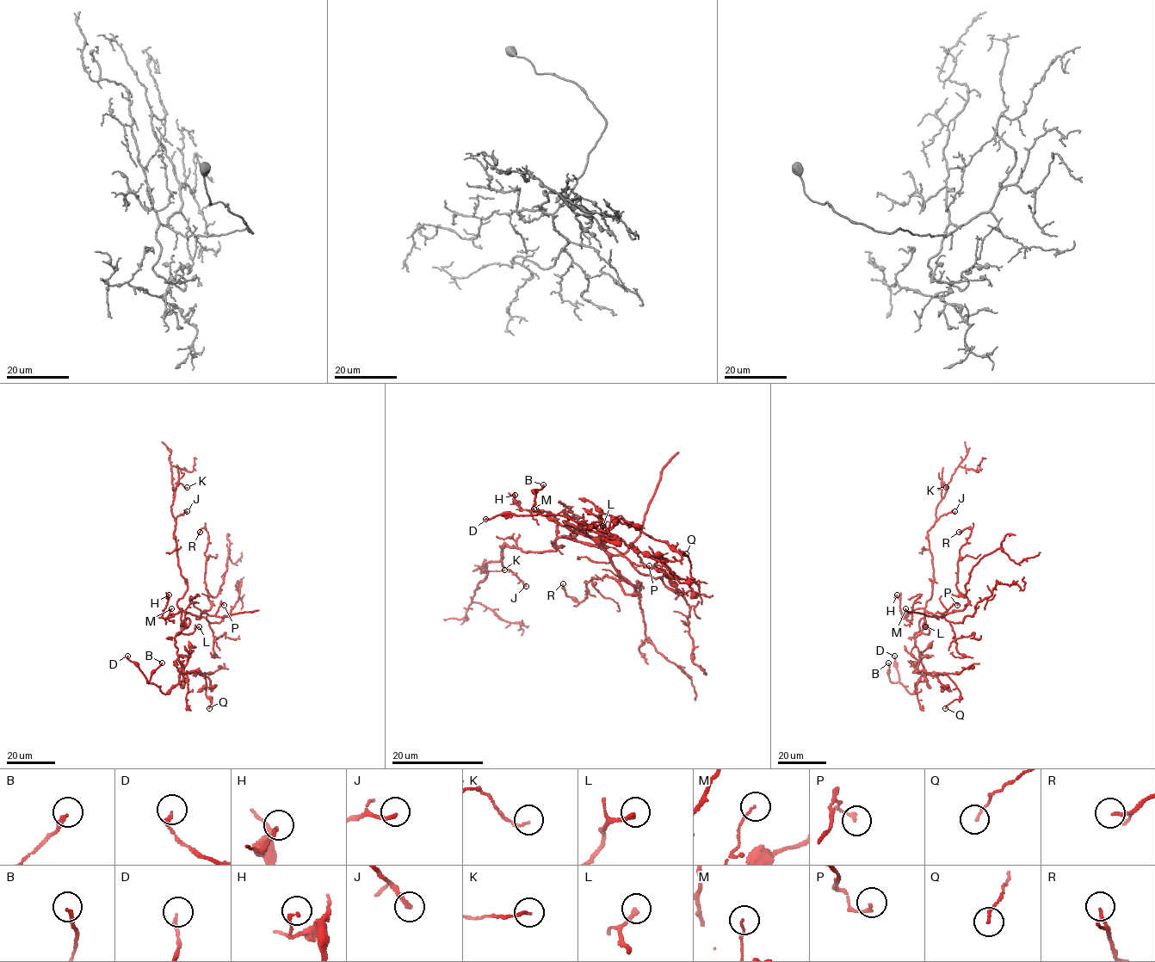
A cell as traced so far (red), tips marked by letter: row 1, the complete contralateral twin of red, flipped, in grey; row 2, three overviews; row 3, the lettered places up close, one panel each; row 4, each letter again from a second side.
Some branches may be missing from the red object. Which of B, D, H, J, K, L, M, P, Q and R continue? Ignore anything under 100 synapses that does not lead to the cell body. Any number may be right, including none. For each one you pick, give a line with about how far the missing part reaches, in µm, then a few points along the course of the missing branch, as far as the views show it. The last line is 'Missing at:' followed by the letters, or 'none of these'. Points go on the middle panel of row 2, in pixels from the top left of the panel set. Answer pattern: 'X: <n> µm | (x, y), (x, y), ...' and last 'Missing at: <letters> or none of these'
Missing at: none of these

